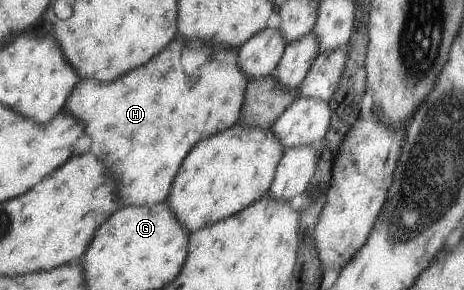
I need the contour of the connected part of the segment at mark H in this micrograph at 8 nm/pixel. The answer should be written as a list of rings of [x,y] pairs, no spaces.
[[[175,38],[175,40],[171,40],[171,42],[173,42],[173,50],[167,50],[167,48],[163,48],[163,50],[159,52],[159,54],[155,54],[155,56],[153,56],[151,60],[147,60],[147,64],[143,64],[143,66],[139,66],[139,68],[131,70],[129,74],[123,74],[123,76],[119,76],[117,80],[113,80],[113,82],[109,82],[109,84],[103,84],[103,82],[95,82],[95,80],[89,80],[89,78],[85,78],[85,80],[79,80],[79,82],[77,82],[77,86],[74,86],[73,90],[71,90],[71,94],[69,94],[69,98],[67,98],[67,102],[65,102],[65,110],[67,110],[67,112],[69,112],[71,116],[75,116],[75,118],[79,118],[79,120],[83,120],[83,122],[85,122],[85,130],[83,130],[83,138],[85,138],[85,140],[89,138],[89,140],[87,140],[87,144],[85,144],[85,152],[89,150],[91,154],[99,156],[99,158],[103,160],[103,164],[107,166],[107,170],[109,170],[109,172],[111,172],[111,174],[115,176],[115,184],[119,184],[119,200],[121,200],[121,204],[131,204],[135,206],[141,206],[141,205],[152,205],[158,203],[159,201],[165,201],[165,198],[168,197],[168,192],[171,183],[173,182],[173,179],[177,174],[179,165],[181,164],[183,157],[189,152],[189,150],[191,150],[191,146],[193,146],[193,144],[195,144],[195,142],[197,142],[199,139],[211,136],[213,133],[222,131],[223,129],[226,129],[228,126],[231,126],[233,123],[237,122],[240,115],[240,110],[243,104],[243,95],[246,89],[247,80],[246,80],[246,74],[238,67],[238,58],[236,56],[237,50],[228,49],[227,47],[221,45],[221,46],[215,46],[215,48],[221,47],[221,50],[217,50],[217,52],[215,52],[215,50],[211,50],[213,46],[207,46],[207,43],[205,43],[205,46],[199,46],[199,48],[207,48],[207,52],[205,52],[205,60],[203,60],[203,58],[197,58],[197,60],[201,60],[203,64],[201,64],[201,66],[197,66],[195,70],[191,70],[193,74],[187,74],[187,72],[185,72],[185,68],[183,68],[183,58],[181,58],[183,54],[187,56],[187,52],[189,52],[189,50],[185,50],[185,42],[187,42],[187,40],[181,40],[181,38],[177,40],[177,38]]]

